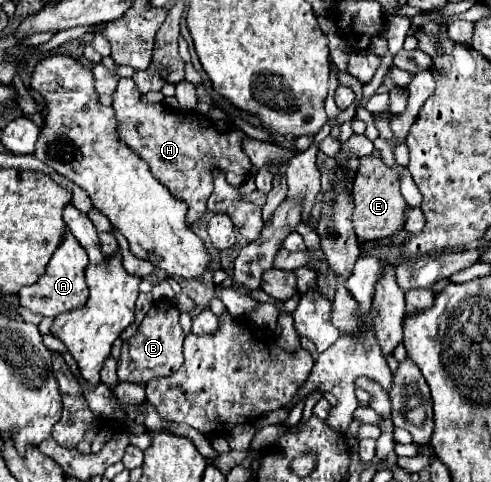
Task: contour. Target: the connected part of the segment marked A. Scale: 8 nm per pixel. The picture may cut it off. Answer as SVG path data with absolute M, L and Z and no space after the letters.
M66 230L64 240L60 242L56 252L52 254L44 276L40 276L40 280L36 284L24 286L18 292L20 304L24 308L28 308L30 312L50 316L50 318L54 318L54 316L58 316L62 312L68 312L68 310L84 306L86 298L88 298L88 286L84 282L84 268L86 266L88 266L88 254L80 246L80 242L70 234L70 230Z

